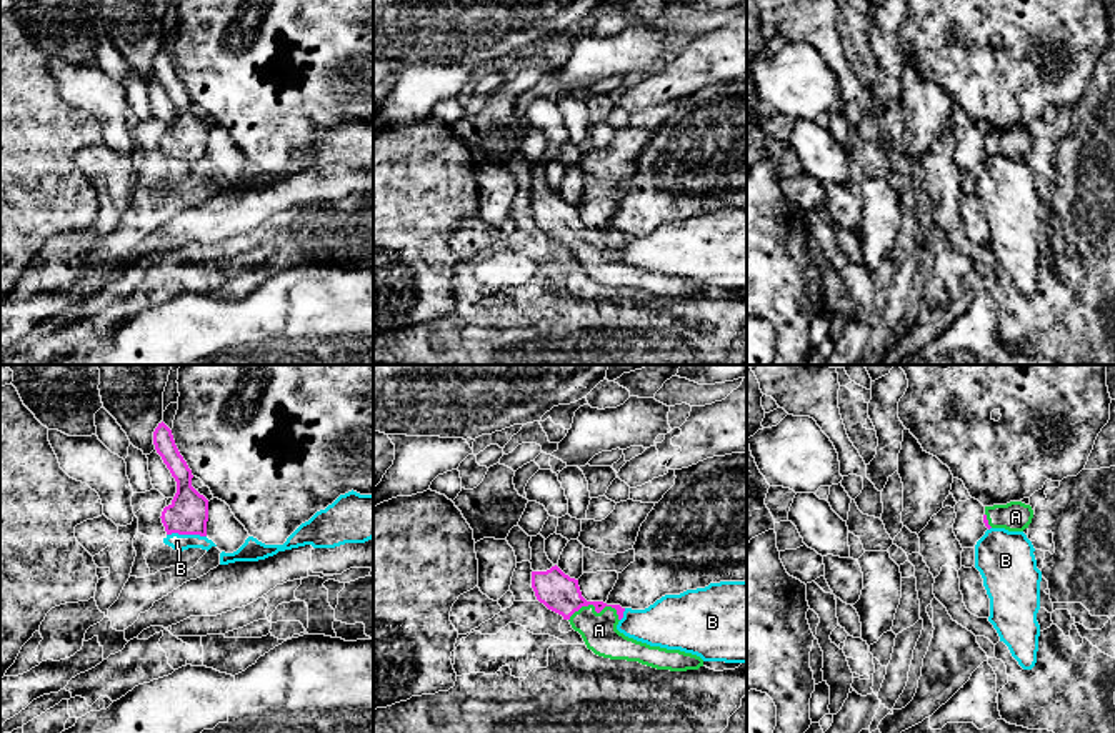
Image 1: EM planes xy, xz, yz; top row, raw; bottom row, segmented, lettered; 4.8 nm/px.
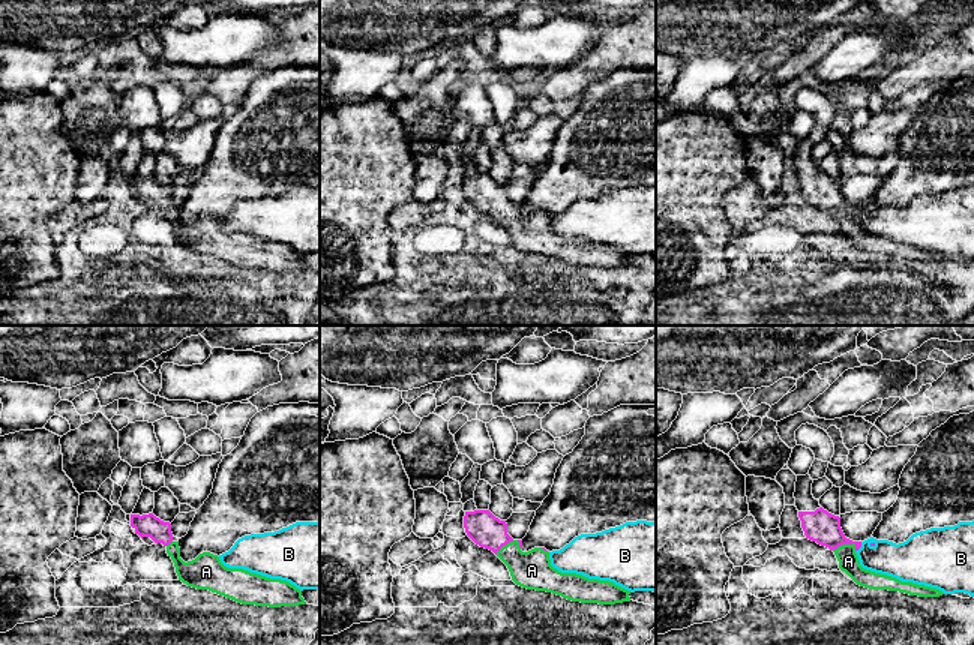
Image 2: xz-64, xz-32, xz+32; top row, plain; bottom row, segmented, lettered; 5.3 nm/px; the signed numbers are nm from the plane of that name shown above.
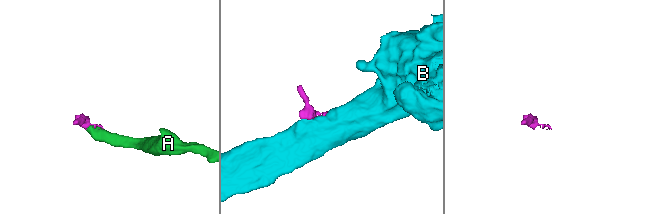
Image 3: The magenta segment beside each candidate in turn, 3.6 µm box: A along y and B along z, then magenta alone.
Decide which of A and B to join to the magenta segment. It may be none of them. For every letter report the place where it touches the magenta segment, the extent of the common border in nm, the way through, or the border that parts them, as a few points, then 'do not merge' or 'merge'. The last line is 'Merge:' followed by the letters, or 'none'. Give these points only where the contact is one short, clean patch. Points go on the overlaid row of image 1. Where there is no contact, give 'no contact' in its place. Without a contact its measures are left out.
A: contact xz (594, 605); length 240 nm; way xz (560, 593), (572, 605), (594, 605), (594, 618), (599, 630); merge
B: contact xy (187, 533); length 190 nm; border xy (167, 533), (199, 533), (205, 537); do not merge
Merge: A

